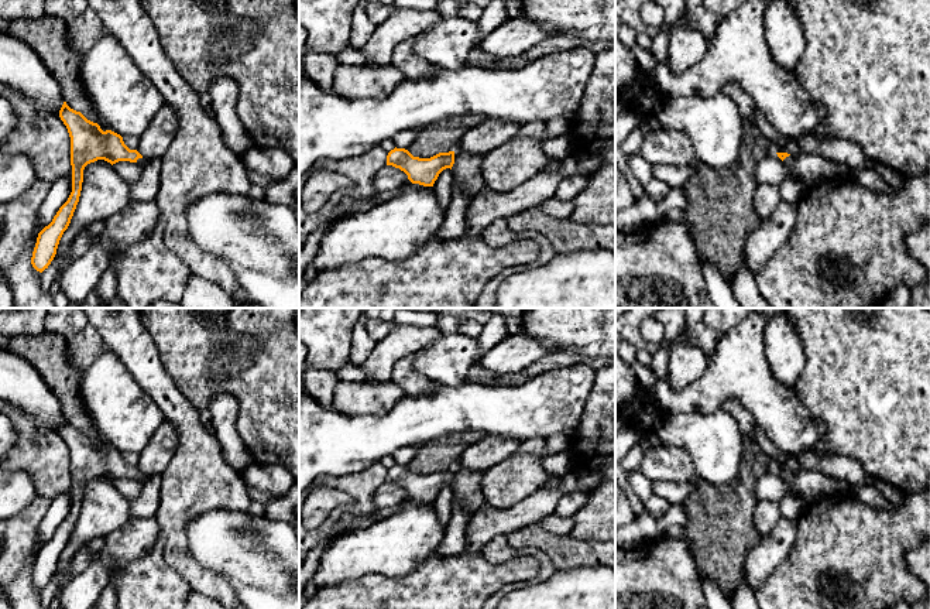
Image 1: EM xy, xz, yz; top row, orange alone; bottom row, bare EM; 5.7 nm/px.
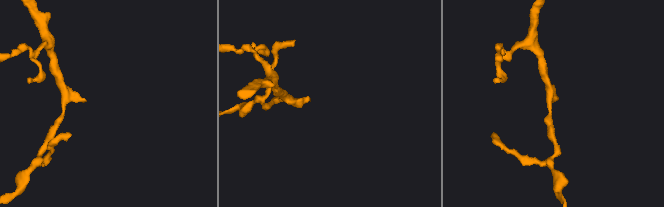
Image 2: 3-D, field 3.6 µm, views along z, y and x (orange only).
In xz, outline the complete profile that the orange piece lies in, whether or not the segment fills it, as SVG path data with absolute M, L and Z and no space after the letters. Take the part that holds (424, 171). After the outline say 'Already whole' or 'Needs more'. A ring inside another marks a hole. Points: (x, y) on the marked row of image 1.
M394 148L387 155L387 165L399 168L408 175L412 184L419 184L423 187L433 187L439 174L453 167L454 151L439 153L430 158L413 157L405 148Z. Already whole

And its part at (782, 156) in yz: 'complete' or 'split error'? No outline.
split error

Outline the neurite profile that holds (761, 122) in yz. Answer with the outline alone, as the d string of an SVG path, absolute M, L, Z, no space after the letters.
M755 107L755 126L761 133L773 144L775 148L782 147L786 143L786 137L779 133L765 117L765 114Z

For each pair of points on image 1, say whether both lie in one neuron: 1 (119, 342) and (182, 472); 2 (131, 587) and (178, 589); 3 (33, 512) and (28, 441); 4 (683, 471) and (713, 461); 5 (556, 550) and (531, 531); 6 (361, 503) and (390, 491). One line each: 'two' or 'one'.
1: one
2: one
3: two
4: two
5: one
6: two

